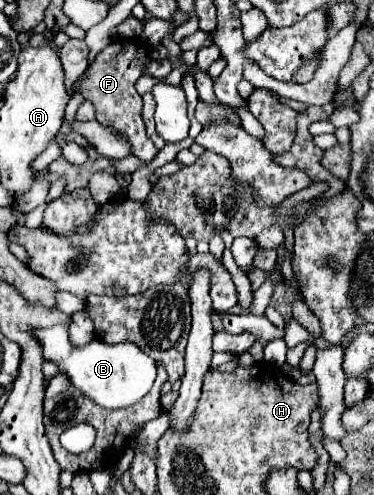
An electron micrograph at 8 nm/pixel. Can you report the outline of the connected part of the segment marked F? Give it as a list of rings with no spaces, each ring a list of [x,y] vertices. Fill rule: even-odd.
[[[117,39],[95,57],[95,61],[87,69],[87,77],[79,85],[79,93],[95,105],[95,119],[101,125],[107,125],[107,127],[115,129],[119,135],[123,135],[129,141],[129,145],[135,149],[135,151],[131,151],[131,155],[141,161],[147,161],[147,163],[159,151],[155,149],[153,141],[147,137],[145,123],[141,117],[143,101],[141,101],[141,95],[135,93],[133,85],[141,77],[141,73],[149,61],[151,61],[151,57],[149,57],[149,49],[145,45],[139,45],[139,41],[137,41],[137,47],[135,47],[133,41]]]

